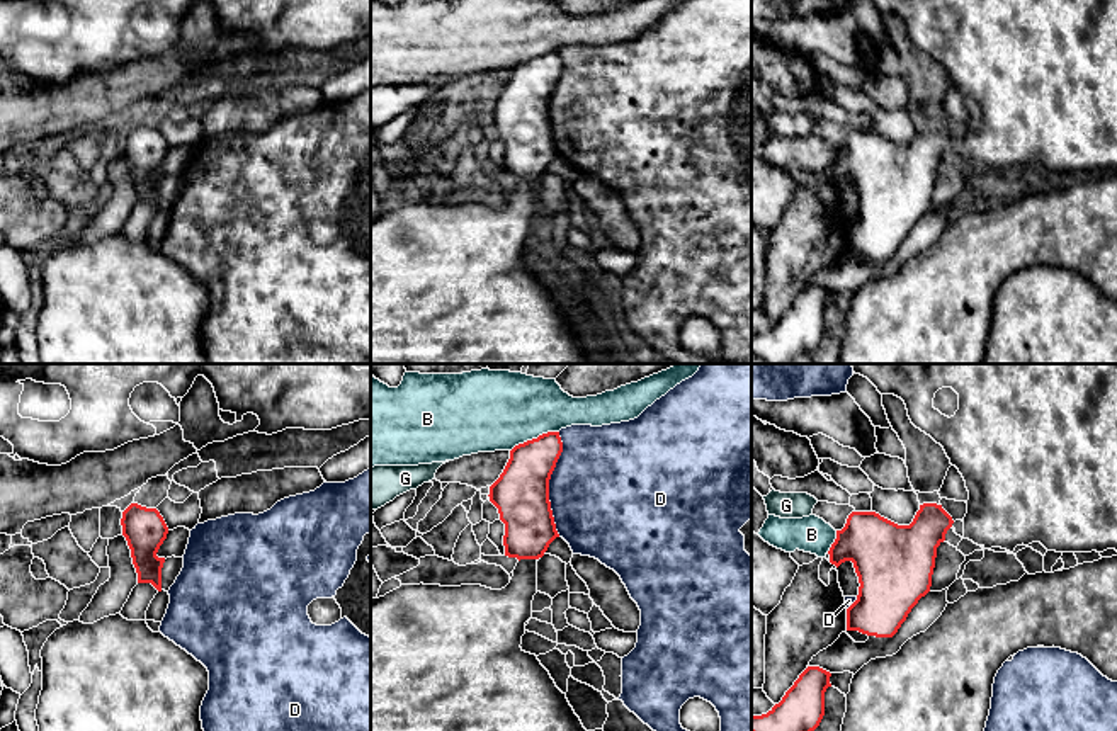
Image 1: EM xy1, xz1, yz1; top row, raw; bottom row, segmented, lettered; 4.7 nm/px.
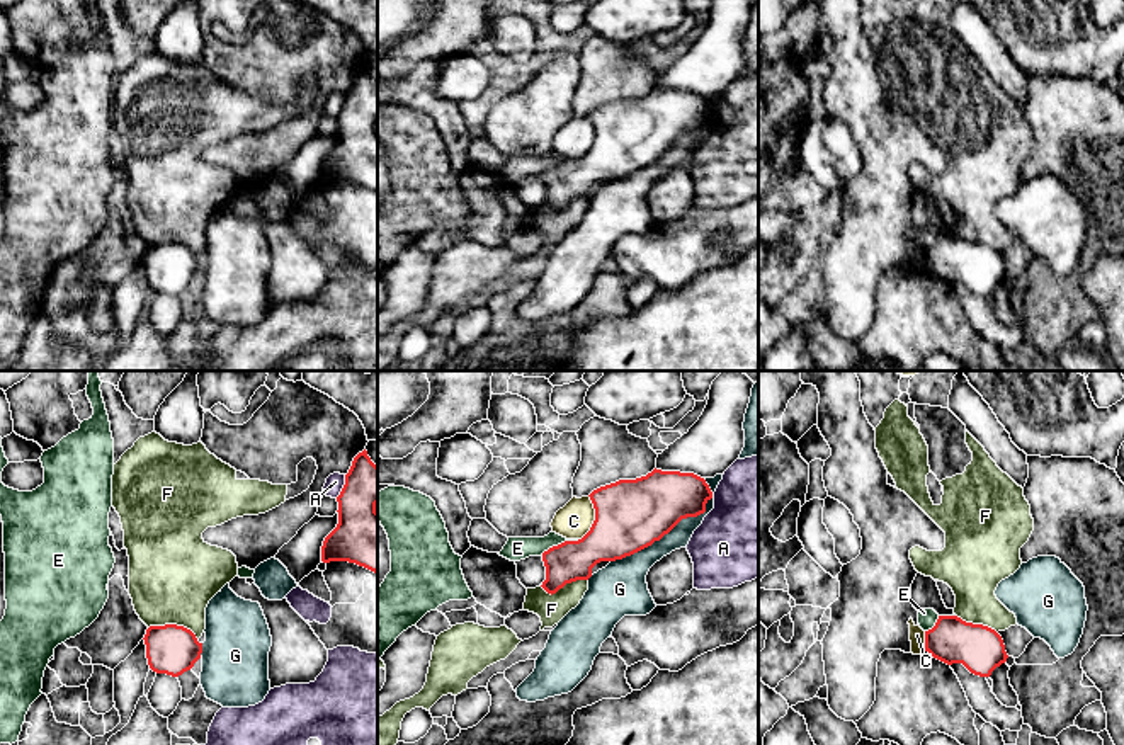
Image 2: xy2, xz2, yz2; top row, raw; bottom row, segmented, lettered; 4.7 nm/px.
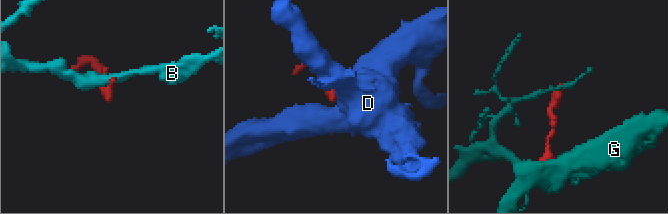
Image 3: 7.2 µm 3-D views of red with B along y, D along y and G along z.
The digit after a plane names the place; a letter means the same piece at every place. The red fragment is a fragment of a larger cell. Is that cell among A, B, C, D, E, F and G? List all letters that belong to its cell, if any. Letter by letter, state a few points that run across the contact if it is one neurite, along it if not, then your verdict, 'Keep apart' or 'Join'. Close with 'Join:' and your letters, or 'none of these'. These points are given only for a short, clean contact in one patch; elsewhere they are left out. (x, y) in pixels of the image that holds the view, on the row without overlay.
A: Keep apart
B: Keep apart
C: Keep apart
D: Keep apart
E: Line: xz2 (579, 159), (565, 159), (550, 165), (541, 174). Keep apart
F: Line: xy2 (148, 245), (182, 244), (198, 257). Keep apart
G: Keep apart
Join: none of these

